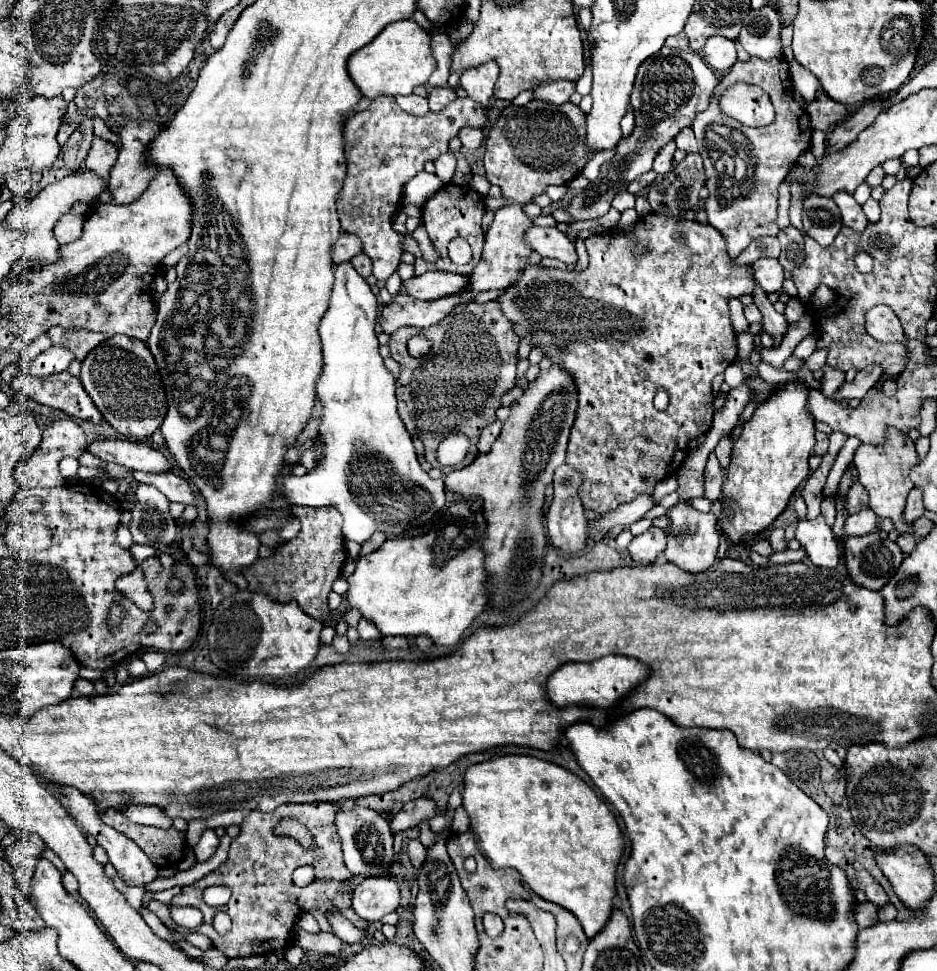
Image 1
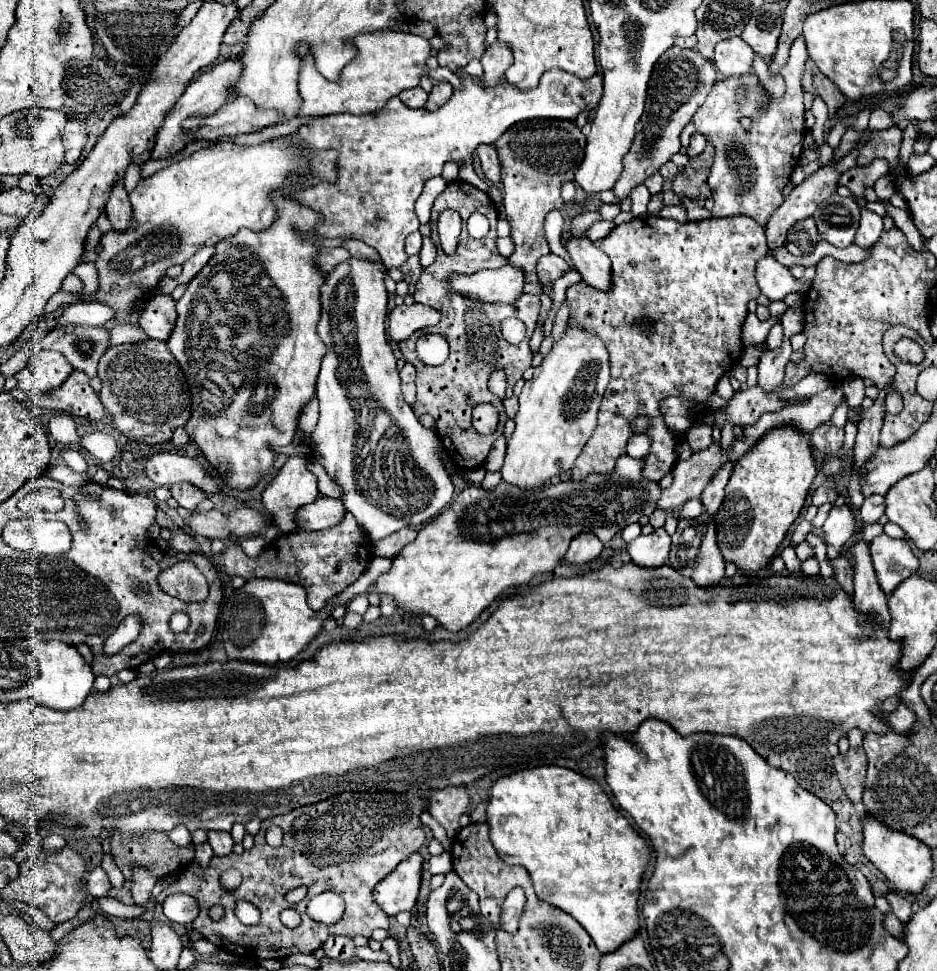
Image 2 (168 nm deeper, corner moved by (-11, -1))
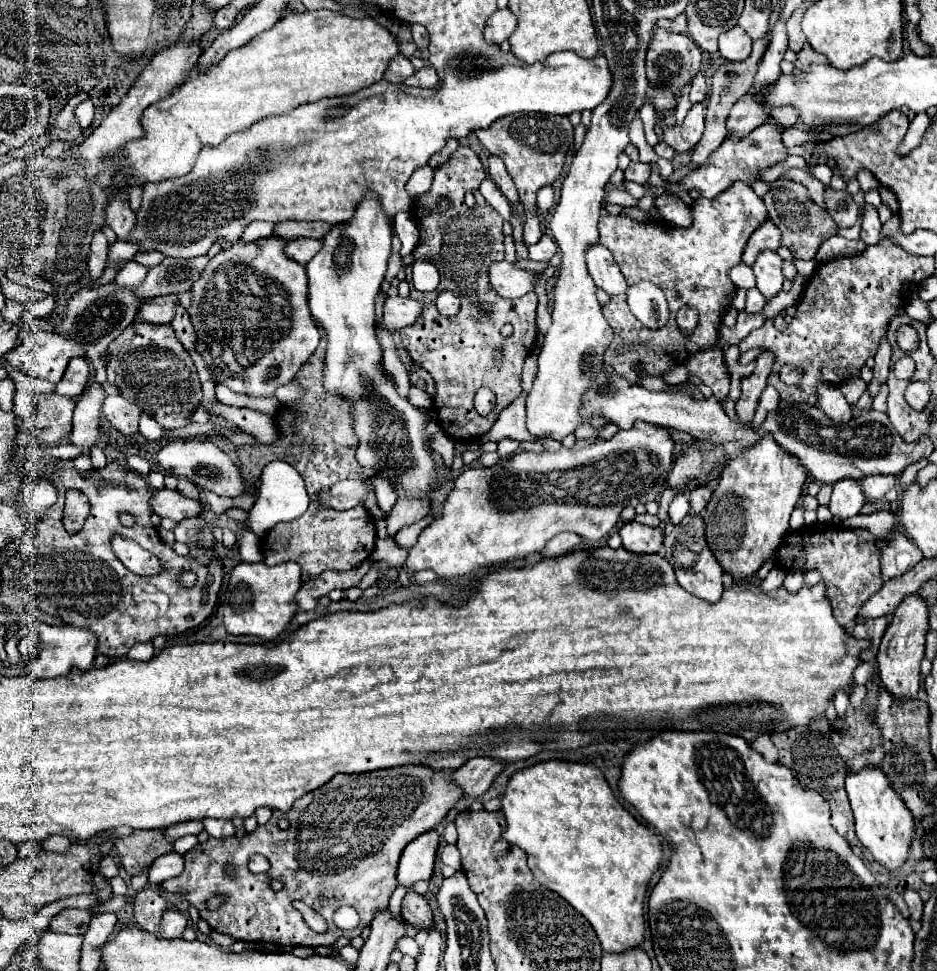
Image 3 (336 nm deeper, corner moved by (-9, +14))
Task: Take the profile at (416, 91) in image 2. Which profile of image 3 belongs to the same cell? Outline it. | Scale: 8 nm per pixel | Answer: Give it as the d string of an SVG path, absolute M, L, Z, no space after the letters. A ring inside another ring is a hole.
M399 54L395 60L393 60L393 64L389 64L389 68L387 68L387 72L385 72L385 80L387 82L391 82L391 84L403 84L409 76L413 76L415 74L415 68L413 68L413 64L403 56L403 54Z

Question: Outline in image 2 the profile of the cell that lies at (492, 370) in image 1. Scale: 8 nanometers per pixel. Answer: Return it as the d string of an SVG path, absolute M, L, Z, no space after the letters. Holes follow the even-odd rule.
M453 181L435 199L433 213L431 213L431 227L433 227L431 237L433 237L433 241L437 245L437 259L435 259L433 265L423 269L423 273L419 277L419 285L415 285L413 295L415 297L429 297L429 305L433 309L441 311L441 323L436 327L418 330L407 341L399 343L399 349L401 349L403 357L411 365L415 365L415 369L417 369L417 401L413 405L413 411L415 411L415 415L429 413L429 415L435 417L437 435L439 435L449 459L453 463L457 463L459 469L475 469L475 467L483 465L485 459L487 459L489 449L495 443L495 439L501 437L507 415L505 415L505 409L503 409L503 401L497 399L495 395L491 395L491 391L487 389L487 379L489 379L489 373L495 367L505 369L505 373L507 373L507 393L513 393L513 387L523 377L523 371L527 371L531 367L533 353L529 349L529 337L533 335L533 329L535 329L535 323L537 323L537 317L539 317L539 305L541 305L539 297L529 297L529 301L525 301L525 309L493 309L493 305L485 305L481 301L467 299L457 291L449 291L447 281L449 281L451 273L459 273L459 275L469 273L469 275L473 275L479 269L497 269L497 267L507 265L507 259L497 251L497 245L495 245L495 239L497 239L495 225L497 225L497 209L495 209L493 201L483 191L479 191L477 187L473 187L469 183ZM443 209L455 209L463 219L463 231L461 231L461 237L459 237L459 245L457 245L455 253L451 253L451 255L447 255L441 249L439 237L435 233L435 219ZM473 211L483 213L491 221L491 231L483 239L473 239L467 233L465 221L469 219L469 215ZM511 315L519 317L527 327L527 337L519 345L509 345L507 341L503 341L503 335L501 335L501 329L499 329L499 323L505 317L511 317ZM427 333L443 335L447 339L447 343L449 343L449 357L439 367L429 367L417 357L417 339L421 335L427 335ZM483 401L495 405L499 415L501 415L499 427L491 435L481 435L471 425L471 411L473 411L473 407L477 403L483 403Z

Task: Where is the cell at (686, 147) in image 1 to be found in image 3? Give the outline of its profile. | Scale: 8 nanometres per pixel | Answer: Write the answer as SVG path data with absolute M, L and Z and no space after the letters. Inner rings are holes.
M697 102L689 114L685 116L683 124L673 124L673 126L665 126L665 122L661 122L663 126L663 140L675 150L675 152L687 152L691 150L701 134L703 134L703 118L705 118L705 104L703 102Z

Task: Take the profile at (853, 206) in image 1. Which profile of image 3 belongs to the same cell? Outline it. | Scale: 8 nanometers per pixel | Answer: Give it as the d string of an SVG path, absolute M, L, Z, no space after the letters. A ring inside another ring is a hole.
M863 204L863 218L861 218L861 240L865 244L877 244L879 238L879 230L881 230L881 222L879 222L879 214L877 208L873 204Z

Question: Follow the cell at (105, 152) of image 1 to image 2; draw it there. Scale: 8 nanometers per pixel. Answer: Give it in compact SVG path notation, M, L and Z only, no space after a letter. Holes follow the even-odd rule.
M117 181L113 191L111 191L111 199L105 205L105 213L113 225L113 229L117 231L125 231L129 229L129 219L131 219L131 203L129 203L129 195L123 187L123 181Z

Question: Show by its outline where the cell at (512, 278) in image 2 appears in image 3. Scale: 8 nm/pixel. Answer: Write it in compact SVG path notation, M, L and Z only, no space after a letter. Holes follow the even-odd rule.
M499 260L489 266L489 284L501 298L521 298L533 290L535 278L537 274L519 270L507 260Z

